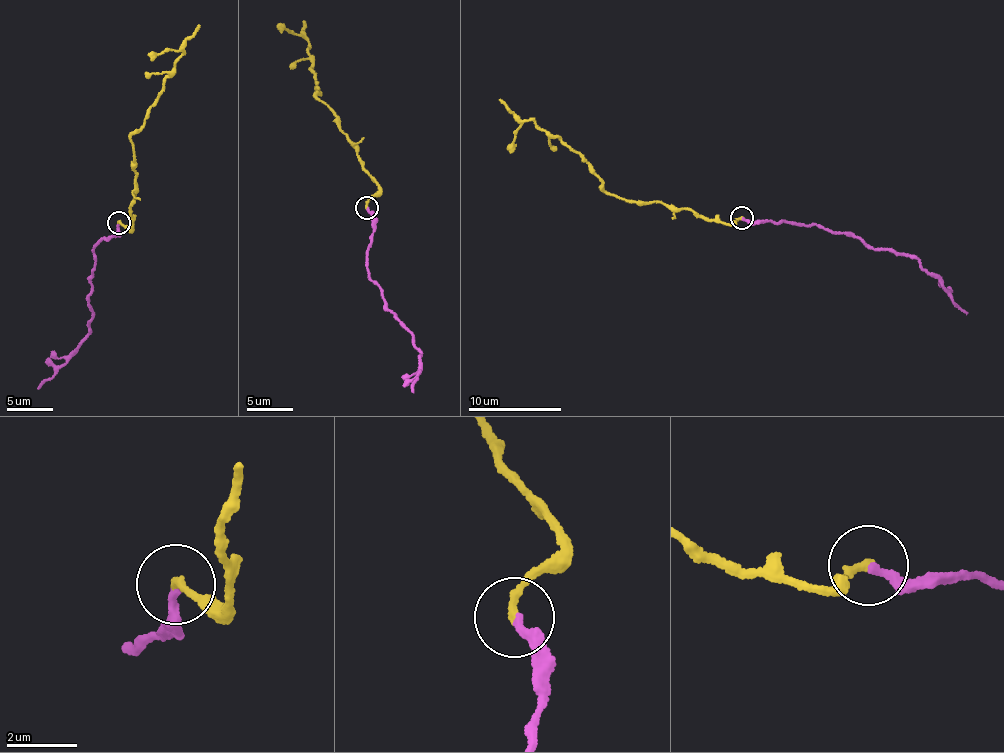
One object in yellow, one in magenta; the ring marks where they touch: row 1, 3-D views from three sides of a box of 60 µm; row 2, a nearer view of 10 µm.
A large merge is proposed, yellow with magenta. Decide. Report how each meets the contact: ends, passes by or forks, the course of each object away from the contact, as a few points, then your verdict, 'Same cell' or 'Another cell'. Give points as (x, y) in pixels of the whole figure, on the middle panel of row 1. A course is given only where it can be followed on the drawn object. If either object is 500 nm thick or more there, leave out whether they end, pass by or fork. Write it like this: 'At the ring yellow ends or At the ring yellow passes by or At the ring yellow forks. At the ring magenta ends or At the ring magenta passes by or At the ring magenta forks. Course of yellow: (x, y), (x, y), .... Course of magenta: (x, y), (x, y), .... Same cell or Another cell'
At the ring yellow ends. At the ring magenta ends. Course of yellow: (367, 208), (377, 181), (362, 167), (338, 115), (315, 94), (320, 91), (308, 42), (279, 22). Course of magenta: (367, 208), (374, 230), (369, 279), (380, 288), (385, 310), (413, 335), (419, 355), (421, 372), (412, 393). Same cell

